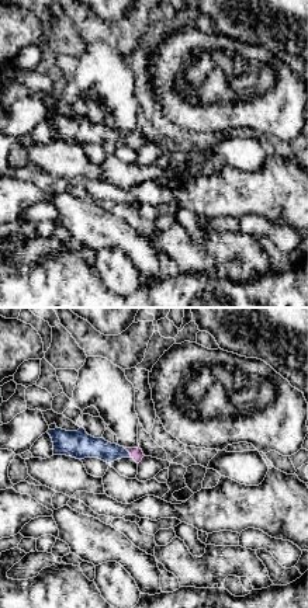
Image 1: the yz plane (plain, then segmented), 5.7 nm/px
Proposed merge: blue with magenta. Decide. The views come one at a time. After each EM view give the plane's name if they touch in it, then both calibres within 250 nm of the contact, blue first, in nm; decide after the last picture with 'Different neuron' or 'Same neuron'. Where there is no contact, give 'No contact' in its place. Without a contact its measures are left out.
Touches blue in yz. Thickness 130 nm (blue) against 70 nm

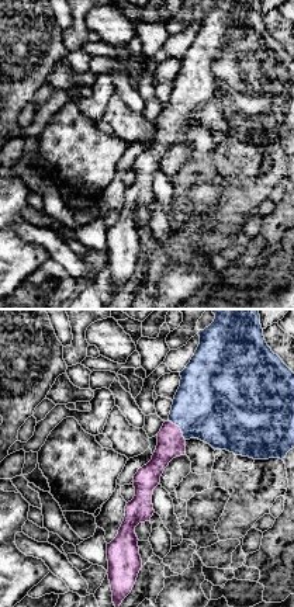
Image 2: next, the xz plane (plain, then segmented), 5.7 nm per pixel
Touches blue in xz. Thickness 460 nm (blue) against 160 nm

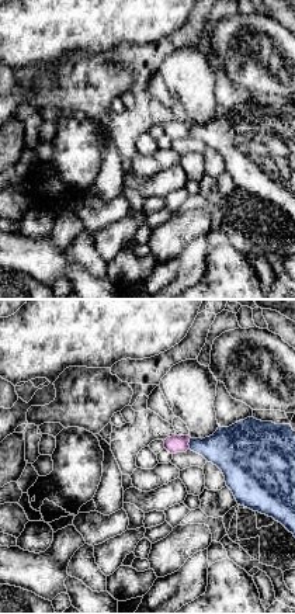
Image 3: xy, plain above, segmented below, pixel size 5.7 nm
Touches blue in xy. Thickness 260 nm (blue) against 100 nm

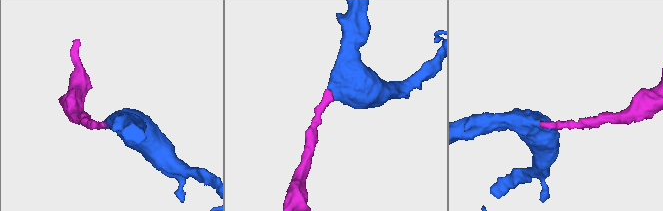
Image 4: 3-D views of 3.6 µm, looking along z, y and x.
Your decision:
Same neuron

